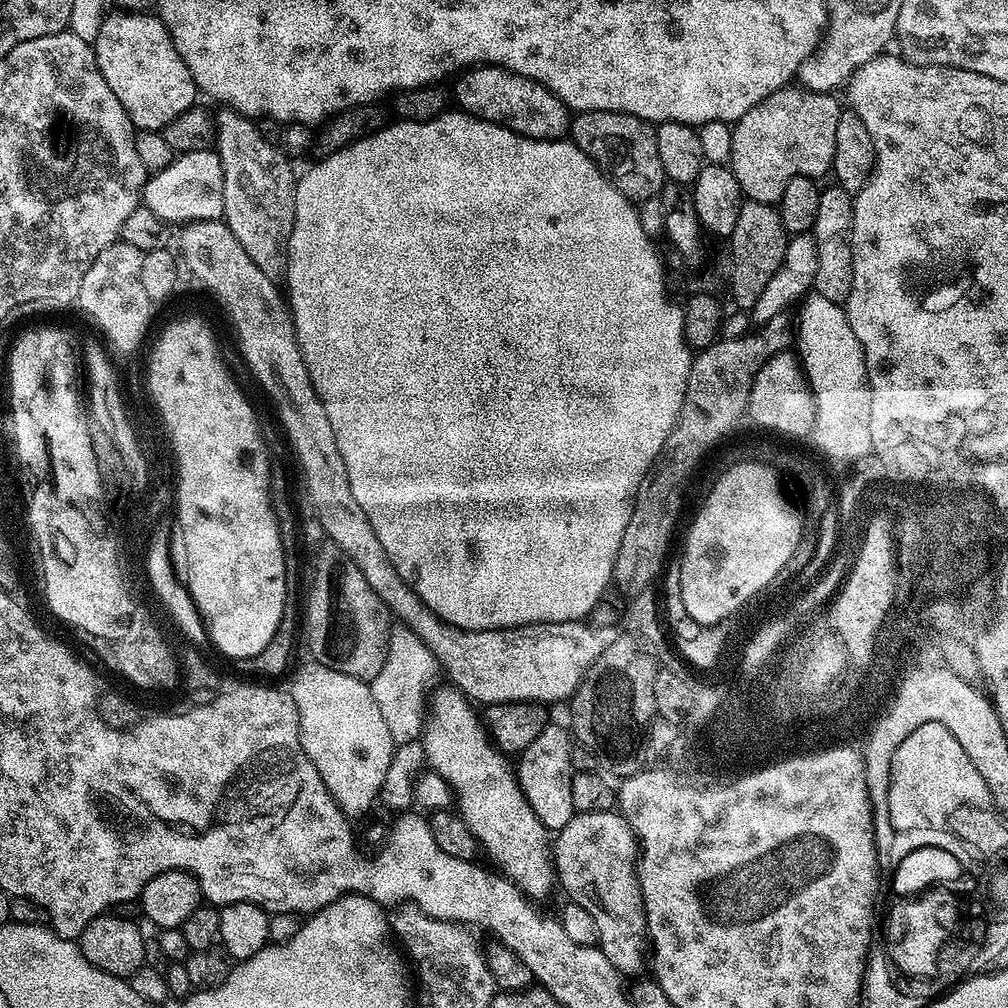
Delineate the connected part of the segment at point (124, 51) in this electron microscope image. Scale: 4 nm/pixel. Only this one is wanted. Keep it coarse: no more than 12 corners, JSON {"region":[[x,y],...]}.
{"region":[[109,11],[98,70],[137,129],[197,103],[159,15]]}

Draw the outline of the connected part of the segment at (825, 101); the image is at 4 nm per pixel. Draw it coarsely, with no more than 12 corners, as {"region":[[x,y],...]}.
{"region":[[785,86],[735,121],[730,167],[776,206],[831,173],[842,111]]}

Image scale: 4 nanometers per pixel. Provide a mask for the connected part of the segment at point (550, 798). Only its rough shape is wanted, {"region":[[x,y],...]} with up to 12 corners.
{"region":[[555,722],[519,753],[526,802],[549,830],[576,812],[573,737]]}

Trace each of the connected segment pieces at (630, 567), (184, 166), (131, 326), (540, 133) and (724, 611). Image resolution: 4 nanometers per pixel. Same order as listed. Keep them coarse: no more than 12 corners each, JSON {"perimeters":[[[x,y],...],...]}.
{"perimeters":[[[787,315],[693,355],[662,463],[636,495],[612,584],[655,582],[688,479],[745,419]],[[214,150],[179,153],[144,181],[169,226],[223,217]],[[123,242],[94,258],[78,308],[120,352],[152,324],[144,253]],[[482,64],[452,82],[455,107],[535,140],[569,131],[568,105]],[[771,464],[717,478],[684,540],[682,602],[723,625],[784,572],[802,516]]]}

